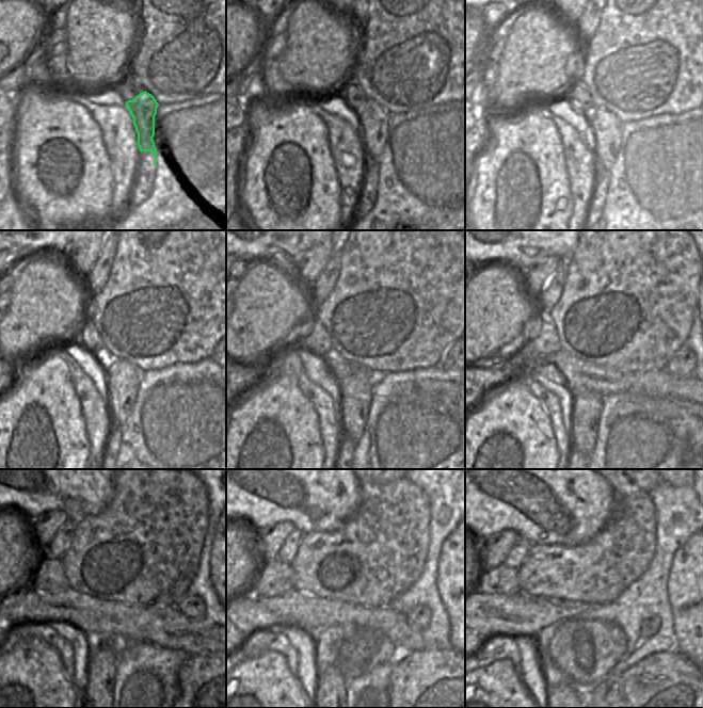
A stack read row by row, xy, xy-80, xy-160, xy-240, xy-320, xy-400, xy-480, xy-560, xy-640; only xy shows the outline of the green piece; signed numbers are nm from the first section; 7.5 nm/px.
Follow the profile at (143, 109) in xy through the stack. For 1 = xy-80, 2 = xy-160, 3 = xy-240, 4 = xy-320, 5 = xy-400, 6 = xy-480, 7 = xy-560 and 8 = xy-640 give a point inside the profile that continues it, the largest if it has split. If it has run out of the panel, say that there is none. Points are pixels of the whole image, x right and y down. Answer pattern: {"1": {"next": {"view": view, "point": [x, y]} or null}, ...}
{"1": {"next": {"view": "xy-80", "point": [373, 118]}}, "2": {"next": {"view": "xy-160", "point": [607, 129]}}, "3": {"next": {"view": "xy-240", "point": [123, 379]}}, "4": {"next": {"view": "xy-320", "point": [355, 390]}}, "5": {"next": {"view": "xy-400", "point": [588, 406]}}, "6": {"next": {"view": "xy-480", "point": [101, 666]}}, "7": {"next": {"view": "xy-560", "point": [332, 686]}}, "8": {"next": {"view": "xy-640", "point": [572, 686]}}}

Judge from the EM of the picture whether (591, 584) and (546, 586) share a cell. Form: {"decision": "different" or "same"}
{"decision": "same"}

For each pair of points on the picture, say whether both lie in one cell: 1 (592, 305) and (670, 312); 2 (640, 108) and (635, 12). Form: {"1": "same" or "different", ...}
{"1": "same", "2": "same"}

